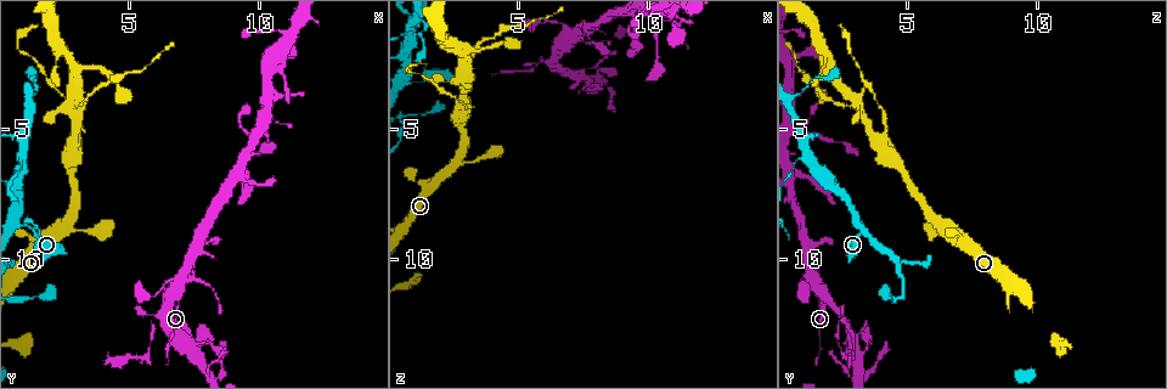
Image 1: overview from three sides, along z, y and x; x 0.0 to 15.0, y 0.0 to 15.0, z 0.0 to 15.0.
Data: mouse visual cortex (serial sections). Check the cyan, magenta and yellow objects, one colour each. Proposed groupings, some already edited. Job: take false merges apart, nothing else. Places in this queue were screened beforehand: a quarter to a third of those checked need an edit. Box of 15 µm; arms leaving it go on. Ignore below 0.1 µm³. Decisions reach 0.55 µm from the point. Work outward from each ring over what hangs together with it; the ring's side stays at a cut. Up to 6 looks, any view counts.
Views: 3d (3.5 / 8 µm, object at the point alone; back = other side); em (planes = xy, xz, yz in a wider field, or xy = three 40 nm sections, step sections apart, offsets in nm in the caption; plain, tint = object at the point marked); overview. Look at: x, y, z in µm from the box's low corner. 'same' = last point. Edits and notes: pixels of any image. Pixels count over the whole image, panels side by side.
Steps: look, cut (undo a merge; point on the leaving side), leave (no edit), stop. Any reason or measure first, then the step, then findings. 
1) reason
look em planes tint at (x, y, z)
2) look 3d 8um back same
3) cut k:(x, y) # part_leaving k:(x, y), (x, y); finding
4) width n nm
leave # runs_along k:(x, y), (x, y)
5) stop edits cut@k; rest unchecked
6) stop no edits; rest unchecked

branch point
look 3d 3.5um at (7.7, 13.6, 3.1)

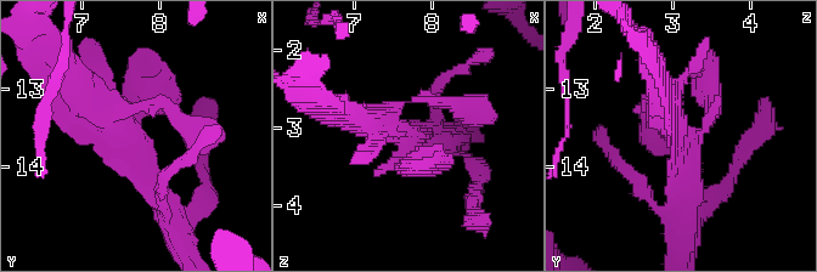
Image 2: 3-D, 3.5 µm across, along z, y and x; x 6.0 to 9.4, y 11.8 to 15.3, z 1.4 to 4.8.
look em xy step 1 tint at (7.65, 13.65, 3.10)

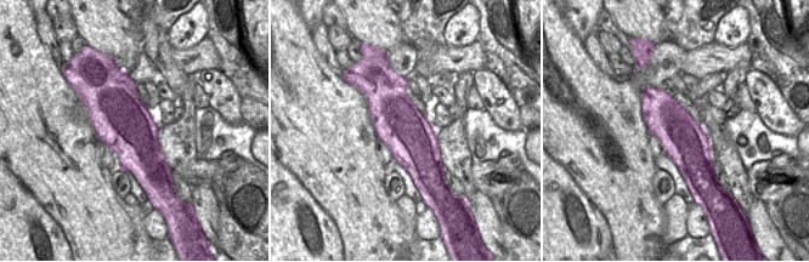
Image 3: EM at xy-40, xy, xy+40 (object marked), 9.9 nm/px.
leave # runs_along 2:(73, 80), (133, 140), (173, 210); one cell here

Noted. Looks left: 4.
abrupt turn
look 3d 3.5um at (5.7, 12.3, 2.4)

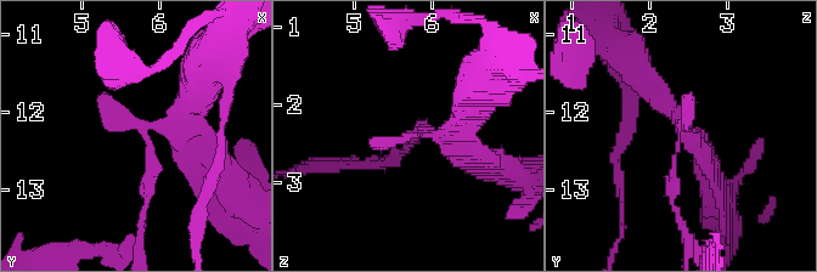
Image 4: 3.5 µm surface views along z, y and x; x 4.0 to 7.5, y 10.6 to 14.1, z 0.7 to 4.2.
look em xy step 3 tint at (5.85, 12.30, 2.40)

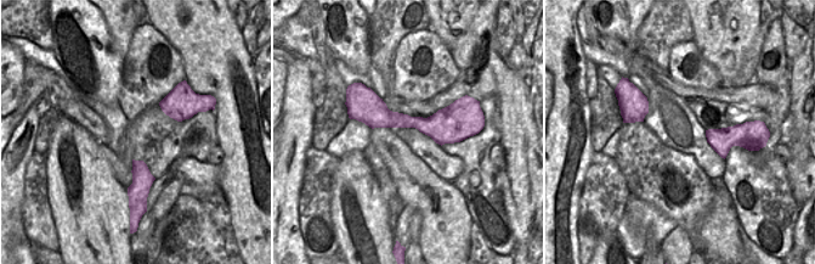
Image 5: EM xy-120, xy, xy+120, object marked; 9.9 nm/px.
cut 4:(670, 190) # two cells meet here

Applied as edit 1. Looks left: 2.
two arms in line, one across
look 3d 3.5um back at (2.9, 5.2, 4.1)

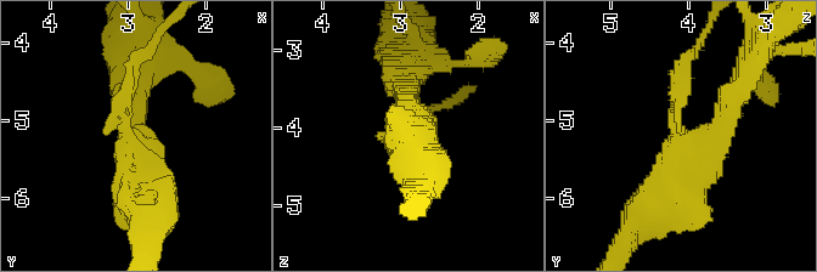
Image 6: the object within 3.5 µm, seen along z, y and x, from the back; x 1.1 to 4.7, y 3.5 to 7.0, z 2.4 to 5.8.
shape alone is not enough
look em xy step 2 tint at (3.00, 5.30, 4.05)

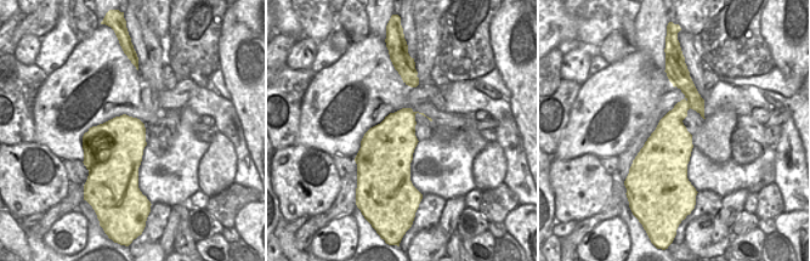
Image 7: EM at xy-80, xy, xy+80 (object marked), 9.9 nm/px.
cut 6:(683, 60) # part_leaving 6:(677, 98), (683, 66), (705, 32); a second cell is stuck on

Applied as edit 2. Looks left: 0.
stop edits cut@4, cut@6; rest unchecked

